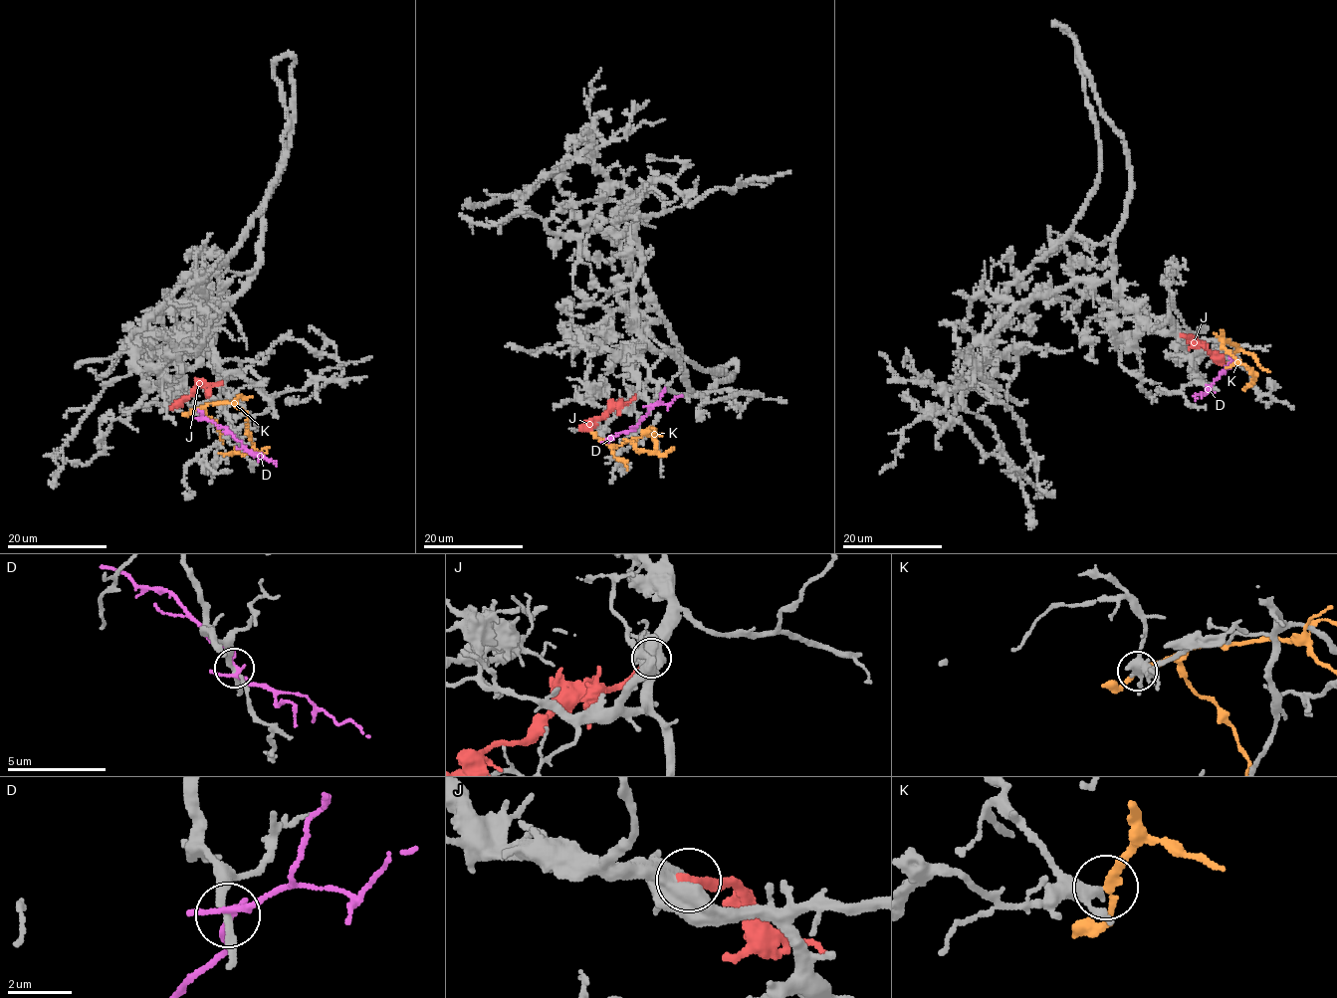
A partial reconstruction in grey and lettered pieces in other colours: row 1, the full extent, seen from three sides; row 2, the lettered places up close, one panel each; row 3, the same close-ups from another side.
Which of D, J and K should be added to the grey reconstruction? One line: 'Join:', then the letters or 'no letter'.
Join: no letter

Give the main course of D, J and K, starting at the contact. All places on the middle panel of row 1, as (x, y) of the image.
D: (649, 407), (649, 412), (632, 430), (607, 439)
J: (634, 396), (579, 429)
K: (600, 440), (611, 446), (621, 446), (626, 441), (654, 431), (655, 449), (658, 453), (638, 450), (624, 440)

